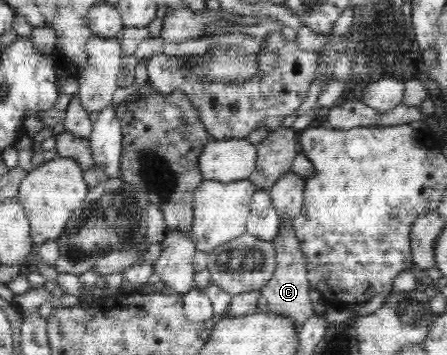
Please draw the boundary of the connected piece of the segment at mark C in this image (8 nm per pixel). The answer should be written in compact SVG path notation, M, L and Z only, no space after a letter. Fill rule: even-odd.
M293 221L281 223L278 236L271 242L276 249L276 269L272 273L272 279L262 287L261 297L265 297L268 312L276 312L282 316L290 316L294 320L294 326L298 333L301 331L301 325L314 316L313 302L310 300L308 271L306 268L306 258L300 248L300 243L296 238L293 229Z

